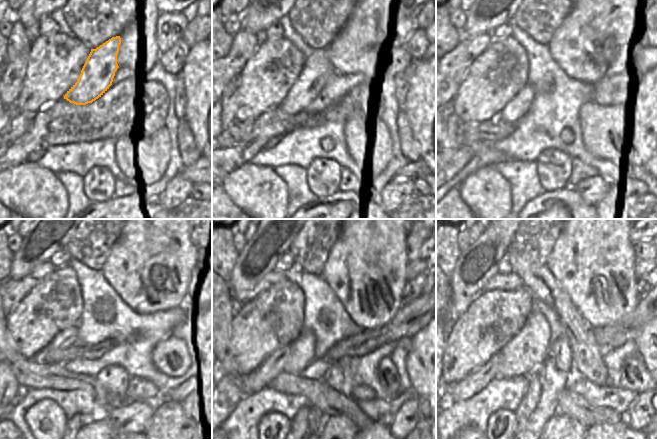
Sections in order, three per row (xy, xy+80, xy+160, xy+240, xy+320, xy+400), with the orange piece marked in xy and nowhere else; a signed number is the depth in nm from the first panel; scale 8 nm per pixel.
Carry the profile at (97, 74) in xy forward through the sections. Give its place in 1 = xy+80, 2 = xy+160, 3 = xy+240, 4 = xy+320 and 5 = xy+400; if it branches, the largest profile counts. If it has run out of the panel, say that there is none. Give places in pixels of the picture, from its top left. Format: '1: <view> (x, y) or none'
1: xy+80 (317, 69)
2: xy+160 (515, 110)
3: xy+240 (65, 339)
4: xy+320 (261, 377)
5: xy+400 (470, 385)

